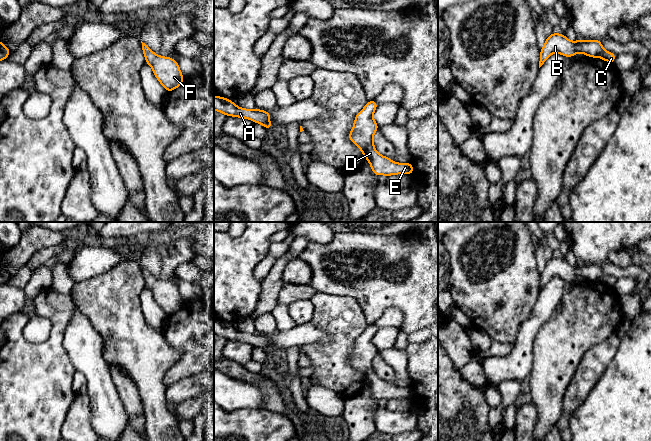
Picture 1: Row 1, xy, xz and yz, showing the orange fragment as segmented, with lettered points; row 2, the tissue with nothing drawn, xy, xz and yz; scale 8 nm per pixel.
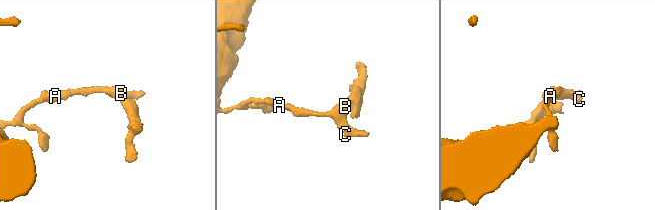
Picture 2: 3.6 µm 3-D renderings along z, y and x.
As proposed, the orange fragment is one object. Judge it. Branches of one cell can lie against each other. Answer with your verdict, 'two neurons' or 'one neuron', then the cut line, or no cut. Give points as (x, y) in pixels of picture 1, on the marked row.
one neuron; no cut

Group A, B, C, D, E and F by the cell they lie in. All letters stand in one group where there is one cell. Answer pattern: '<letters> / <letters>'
A B C D E F

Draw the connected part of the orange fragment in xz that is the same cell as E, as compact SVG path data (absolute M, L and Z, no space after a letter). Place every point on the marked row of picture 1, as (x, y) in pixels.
M369 100L366 106L356 115L353 128L348 134L349 139L359 147L375 175L412 175L414 172L412 162L395 163L391 158L382 156L376 151L373 144L373 135L379 129L379 126L373 120L373 113L377 106L377 102Z

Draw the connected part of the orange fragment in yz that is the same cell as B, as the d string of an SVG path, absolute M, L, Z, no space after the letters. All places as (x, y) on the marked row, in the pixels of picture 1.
M552 33L540 50L539 68L546 62L553 53L560 53L565 57L572 57L576 53L588 55L590 58L599 57L606 62L614 63L616 56L612 52L605 51L601 40L578 40L571 42L566 36L560 33Z

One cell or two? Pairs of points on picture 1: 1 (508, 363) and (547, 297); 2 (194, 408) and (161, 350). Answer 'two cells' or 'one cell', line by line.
1: one cell
2: two cells

